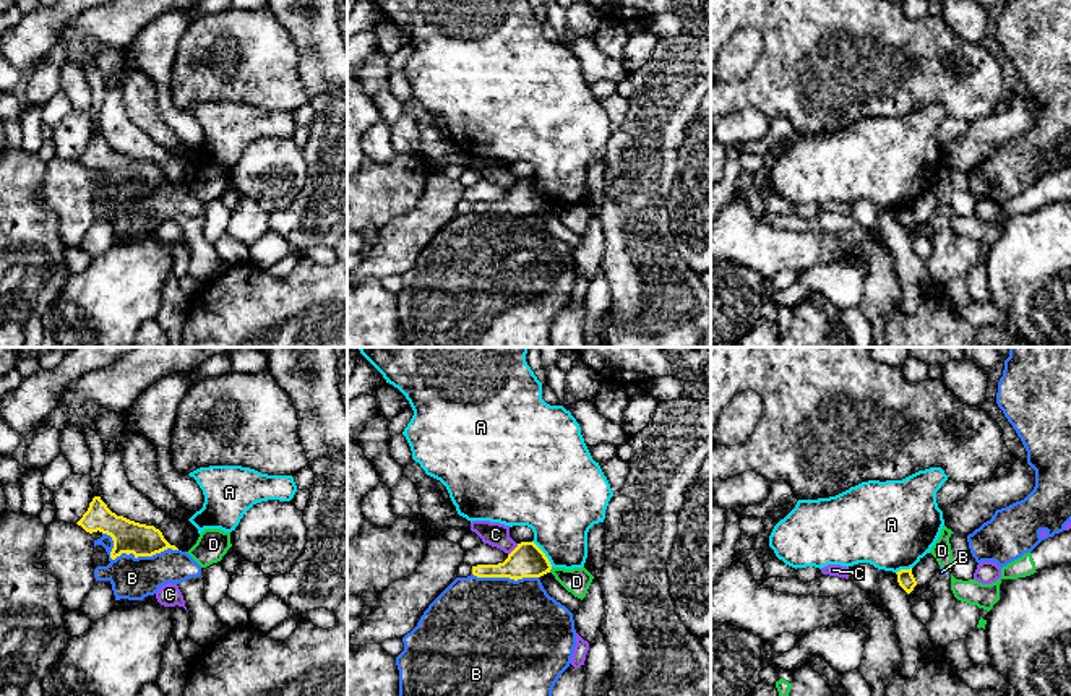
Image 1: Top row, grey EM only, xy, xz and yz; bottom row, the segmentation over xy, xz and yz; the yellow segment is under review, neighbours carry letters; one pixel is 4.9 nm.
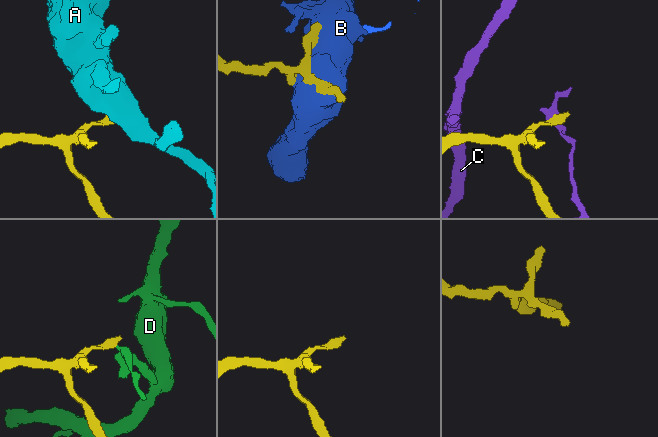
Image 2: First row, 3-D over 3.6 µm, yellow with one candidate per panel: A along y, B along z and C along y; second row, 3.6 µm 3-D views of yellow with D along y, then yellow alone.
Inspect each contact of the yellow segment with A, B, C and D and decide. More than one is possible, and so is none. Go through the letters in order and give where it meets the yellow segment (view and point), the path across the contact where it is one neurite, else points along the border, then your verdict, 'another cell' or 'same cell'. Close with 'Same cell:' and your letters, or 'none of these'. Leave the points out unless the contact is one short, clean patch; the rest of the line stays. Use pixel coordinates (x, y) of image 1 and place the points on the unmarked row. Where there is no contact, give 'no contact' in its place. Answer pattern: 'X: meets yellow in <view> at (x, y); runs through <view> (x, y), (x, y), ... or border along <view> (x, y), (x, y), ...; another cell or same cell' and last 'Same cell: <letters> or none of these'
A: meets yellow in xz at (544, 190); another cell
B: meets yellow in xy at (130, 189); another cell
C: meets yellow in xz at (513, 187); another cell
D: meets yellow in xz at (550, 205); border along xz (552, 205), (549, 208); another cell
Same cell: none of these

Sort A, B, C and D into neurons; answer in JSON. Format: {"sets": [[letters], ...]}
{"sets": [["A"], ["B"], ["C"], ["D"]]}

